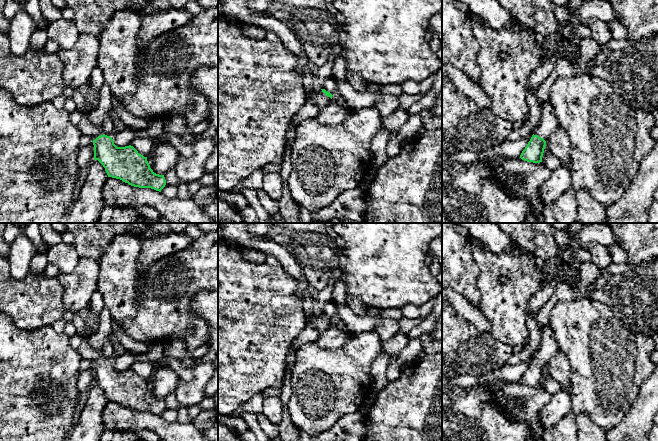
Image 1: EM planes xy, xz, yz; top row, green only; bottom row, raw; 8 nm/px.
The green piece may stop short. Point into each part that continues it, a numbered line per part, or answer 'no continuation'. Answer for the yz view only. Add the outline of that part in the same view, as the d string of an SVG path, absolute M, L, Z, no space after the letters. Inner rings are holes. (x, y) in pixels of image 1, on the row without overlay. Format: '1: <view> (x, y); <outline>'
1: yz (548, 347); M551 327L541 328L540 334L540 346L533 355L533 358L547 365L551 358L559 351L559 347Z

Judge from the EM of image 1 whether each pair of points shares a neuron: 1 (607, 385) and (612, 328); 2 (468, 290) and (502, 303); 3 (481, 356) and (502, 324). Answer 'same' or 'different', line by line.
1: same
2: different
3: different

